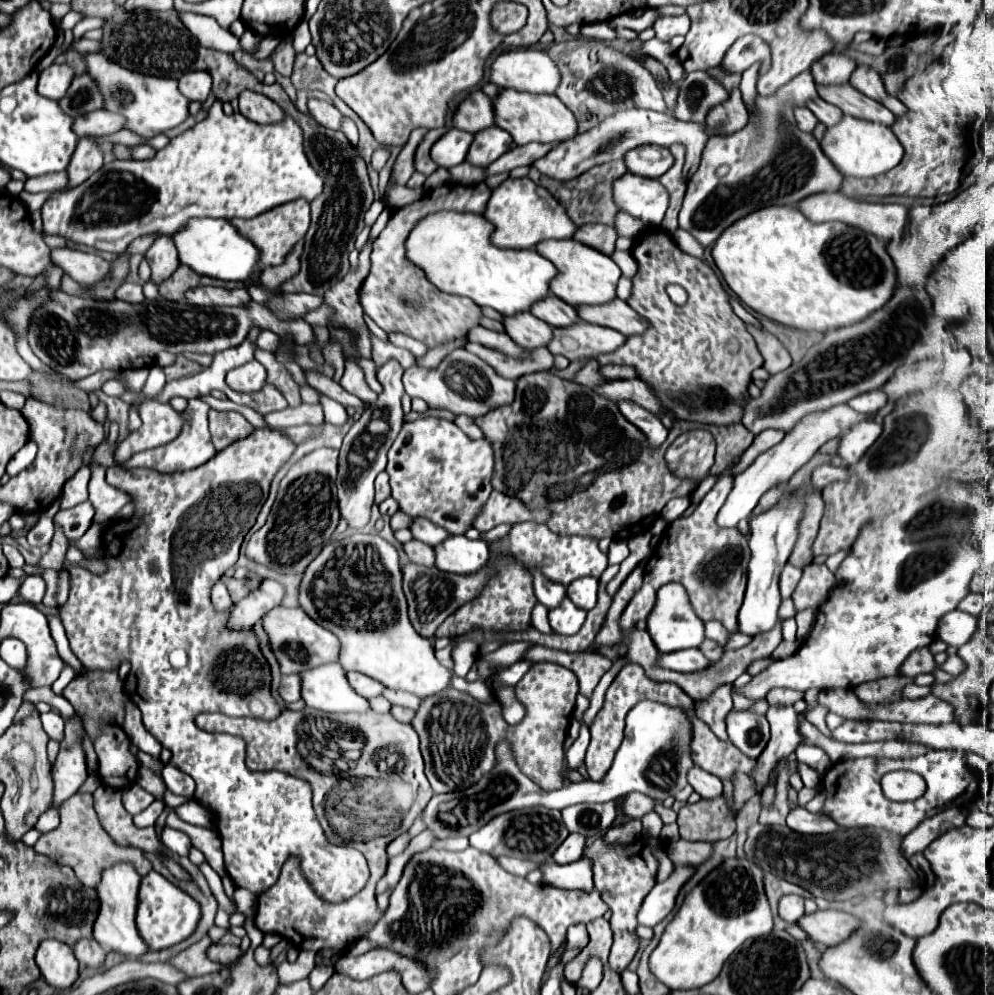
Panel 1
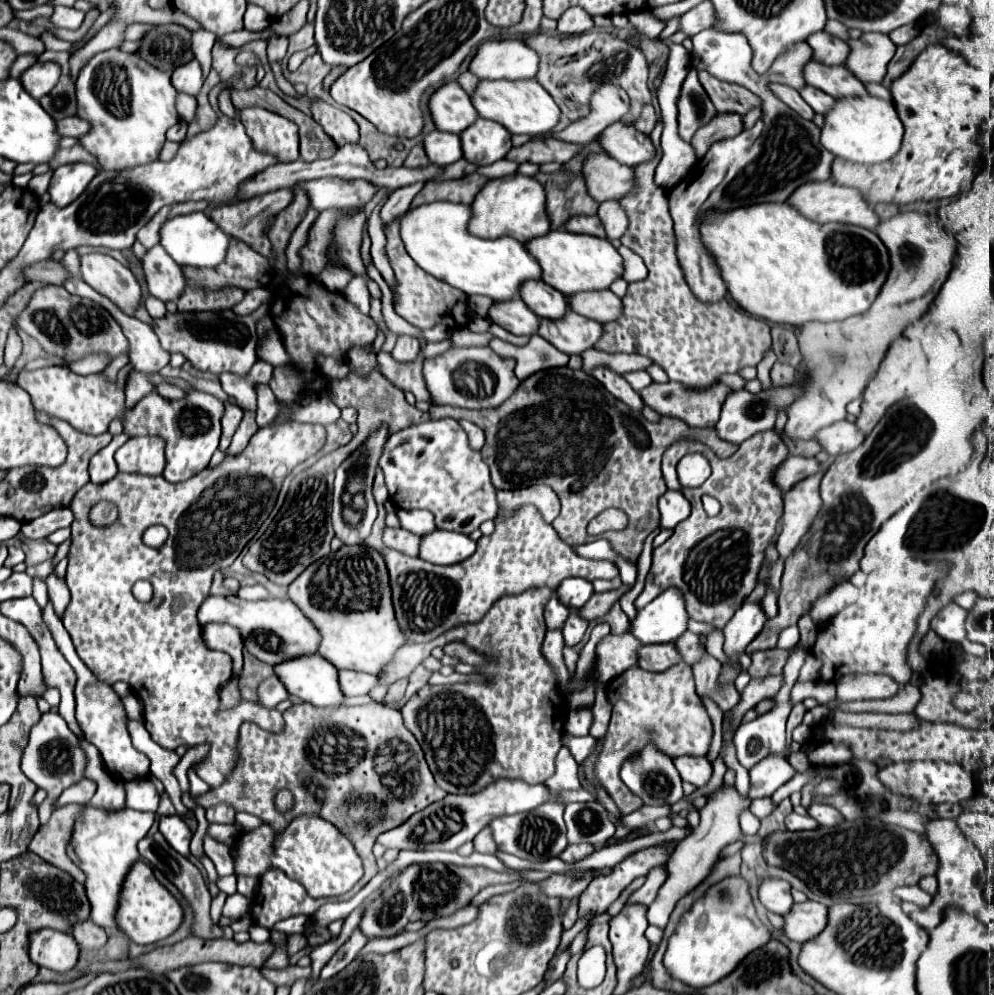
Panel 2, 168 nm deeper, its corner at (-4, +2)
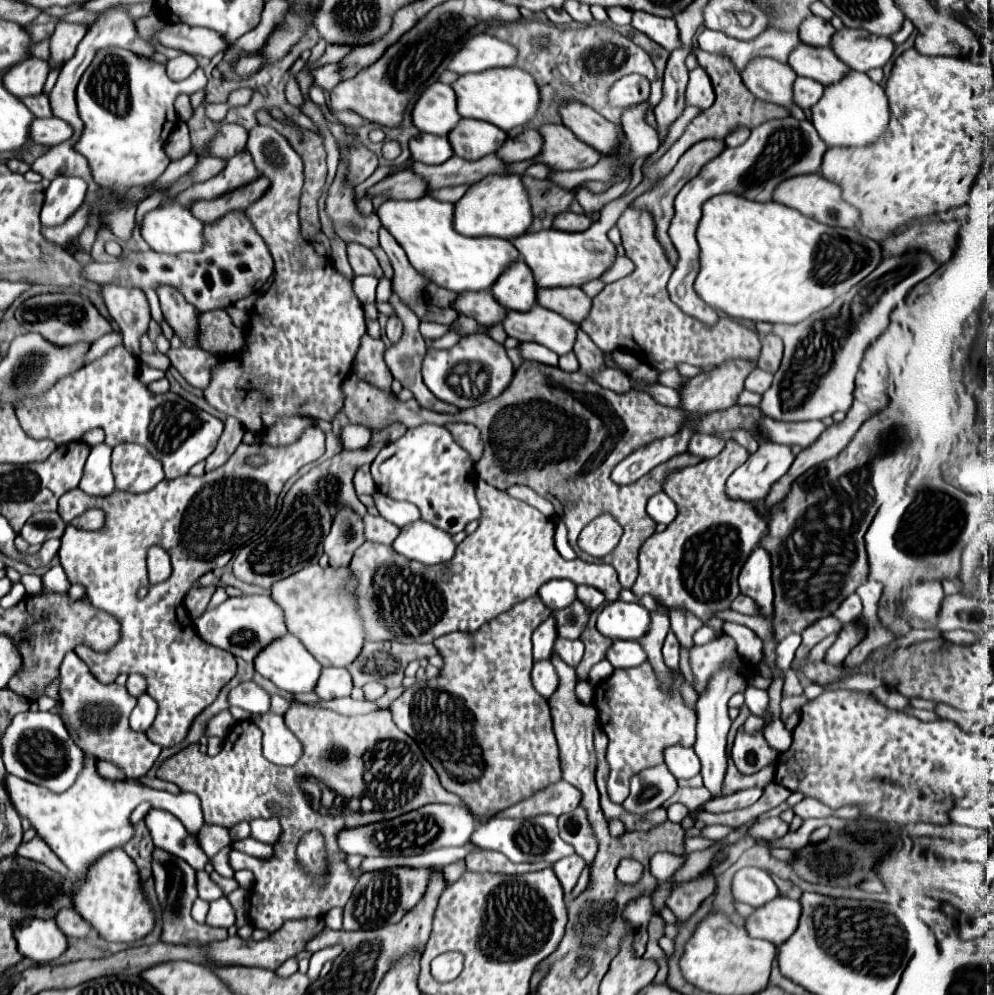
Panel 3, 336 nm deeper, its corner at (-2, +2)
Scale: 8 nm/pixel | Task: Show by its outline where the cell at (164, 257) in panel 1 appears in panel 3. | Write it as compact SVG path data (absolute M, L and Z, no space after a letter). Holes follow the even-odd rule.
M157 288L157 296L163 310L163 318L173 328L173 334L179 336L183 346L197 348L199 312L173 288Z

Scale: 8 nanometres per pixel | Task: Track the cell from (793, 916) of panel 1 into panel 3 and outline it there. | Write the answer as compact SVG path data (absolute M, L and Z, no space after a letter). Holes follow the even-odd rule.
M741 868L733 876L731 884L733 898L737 902L745 902L749 906L761 906L767 900L779 896L779 888L771 880L771 876L761 868Z

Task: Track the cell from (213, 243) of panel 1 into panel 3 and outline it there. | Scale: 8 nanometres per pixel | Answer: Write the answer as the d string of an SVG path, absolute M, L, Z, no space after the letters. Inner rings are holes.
M163 202L141 222L141 236L155 252L181 254L201 250L203 224L179 202Z

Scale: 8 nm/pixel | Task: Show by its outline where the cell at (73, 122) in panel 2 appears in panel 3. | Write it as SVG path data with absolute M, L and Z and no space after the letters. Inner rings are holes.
M35 118L29 126L29 142L43 144L43 146L55 146L67 140L73 134L69 124L65 124L59 118Z

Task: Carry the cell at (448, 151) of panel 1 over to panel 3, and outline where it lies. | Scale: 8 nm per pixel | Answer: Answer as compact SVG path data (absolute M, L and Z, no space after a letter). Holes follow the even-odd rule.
M419 134L411 138L409 150L413 162L423 164L441 164L453 156L447 136L435 136L435 134Z

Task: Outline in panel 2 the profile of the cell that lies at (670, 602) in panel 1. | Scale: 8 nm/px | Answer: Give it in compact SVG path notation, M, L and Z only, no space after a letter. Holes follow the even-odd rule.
M667 588L637 612L635 622L631 622L631 632L635 632L643 644L675 642L687 632L689 620L683 590Z

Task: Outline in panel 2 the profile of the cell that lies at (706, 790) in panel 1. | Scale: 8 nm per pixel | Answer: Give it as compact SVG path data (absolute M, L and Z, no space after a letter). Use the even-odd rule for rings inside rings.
M679 756L675 758L675 766L683 782L691 782L697 788L703 788L711 780L711 774L713 774L711 762L701 756Z

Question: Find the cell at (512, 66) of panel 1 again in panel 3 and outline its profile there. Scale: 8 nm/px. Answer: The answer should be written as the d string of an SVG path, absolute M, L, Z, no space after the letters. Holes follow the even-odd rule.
M475 34L465 40L465 44L451 56L447 70L455 74L483 72L489 68L513 66L517 50L489 34Z

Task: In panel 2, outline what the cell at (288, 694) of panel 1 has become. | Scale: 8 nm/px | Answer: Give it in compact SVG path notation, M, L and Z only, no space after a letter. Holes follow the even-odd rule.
M277 676L267 678L261 686L259 686L259 704L267 706L267 708L275 708L279 702L289 698L287 688L283 686L283 682Z

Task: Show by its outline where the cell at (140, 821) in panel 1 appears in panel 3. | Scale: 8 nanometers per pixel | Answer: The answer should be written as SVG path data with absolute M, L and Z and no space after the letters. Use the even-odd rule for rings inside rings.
M85 756L85 766L79 772L75 784L61 794L55 794L47 788L41 788L11 774L3 776L3 784L17 814L31 822L35 834L41 836L41 840L45 840L45 844L49 844L49 848L59 856L59 860L69 868L69 876L75 884L81 884L81 876L87 872L93 860L131 840L133 826L129 822L129 816L133 808L137 808L141 802L160 804L160 809L181 818L189 834L197 834L203 826L203 814L197 794L171 794L165 790L153 790L143 784L137 784L137 780L133 778L107 780L99 776L95 756Z

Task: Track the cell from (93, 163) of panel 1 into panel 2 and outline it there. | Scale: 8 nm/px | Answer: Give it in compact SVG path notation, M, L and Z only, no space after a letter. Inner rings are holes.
M85 162L59 166L49 184L51 202L59 208L71 204L71 200L75 200L87 188L87 184L93 180L95 174L97 174L97 168Z

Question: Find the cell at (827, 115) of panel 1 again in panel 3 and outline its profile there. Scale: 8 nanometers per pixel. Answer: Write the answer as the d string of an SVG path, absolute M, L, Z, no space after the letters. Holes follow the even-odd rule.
M797 78L793 84L793 102L799 108L811 108L823 96L823 86L809 78Z

